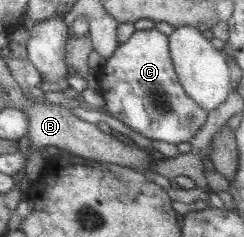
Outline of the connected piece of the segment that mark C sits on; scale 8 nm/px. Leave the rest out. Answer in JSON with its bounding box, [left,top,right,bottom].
[96,29,207,145]

